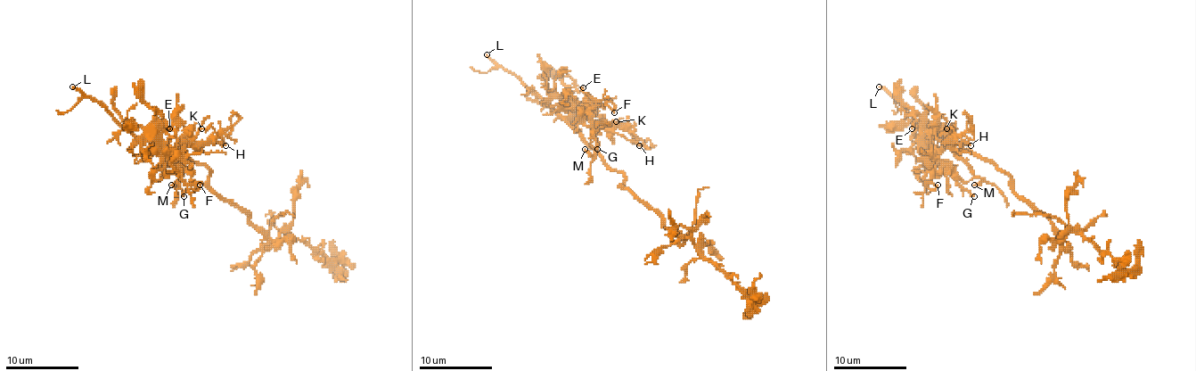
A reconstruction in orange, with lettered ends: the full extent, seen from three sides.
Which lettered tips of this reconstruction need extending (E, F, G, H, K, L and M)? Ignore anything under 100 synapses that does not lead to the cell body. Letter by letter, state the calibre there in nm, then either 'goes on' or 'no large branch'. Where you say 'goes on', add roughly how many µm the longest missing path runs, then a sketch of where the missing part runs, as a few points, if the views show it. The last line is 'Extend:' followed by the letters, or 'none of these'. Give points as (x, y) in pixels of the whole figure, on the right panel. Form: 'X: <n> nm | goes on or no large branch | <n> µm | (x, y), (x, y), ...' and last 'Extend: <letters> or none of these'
E: 170 nm | no large branch
F: 140 nm | no large branch
G: 220 nm | no large branch
H: 100 nm | no large branch
K: 200 nm | no large branch
L: 200 nm | goes on | 45 µm
M: 280 nm | no large branch
Extend: L

